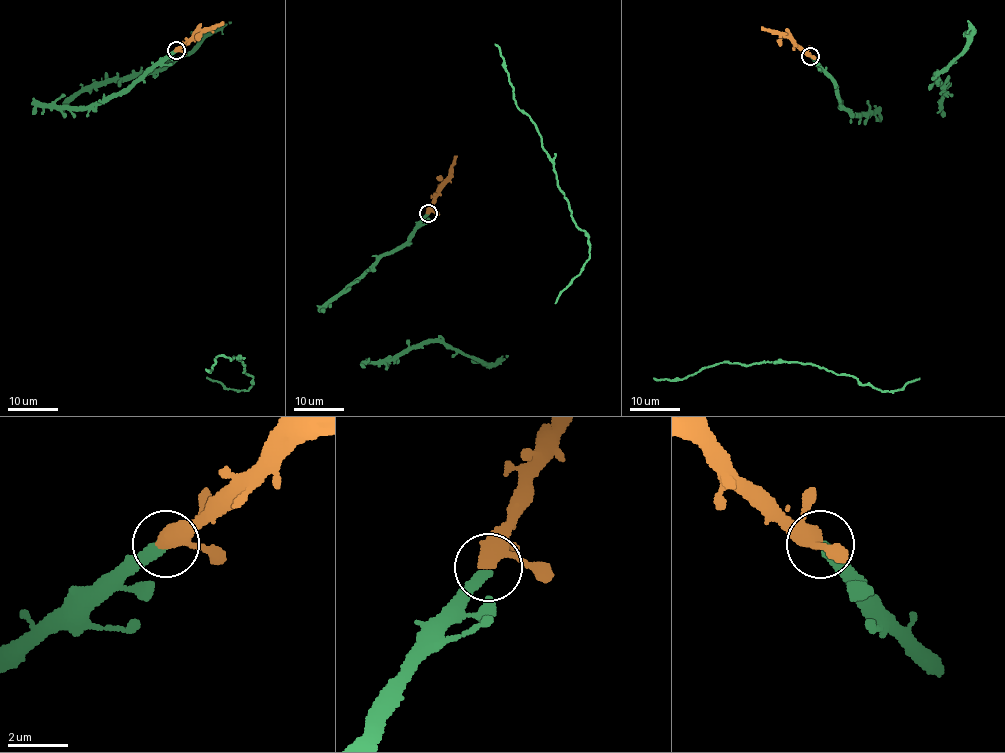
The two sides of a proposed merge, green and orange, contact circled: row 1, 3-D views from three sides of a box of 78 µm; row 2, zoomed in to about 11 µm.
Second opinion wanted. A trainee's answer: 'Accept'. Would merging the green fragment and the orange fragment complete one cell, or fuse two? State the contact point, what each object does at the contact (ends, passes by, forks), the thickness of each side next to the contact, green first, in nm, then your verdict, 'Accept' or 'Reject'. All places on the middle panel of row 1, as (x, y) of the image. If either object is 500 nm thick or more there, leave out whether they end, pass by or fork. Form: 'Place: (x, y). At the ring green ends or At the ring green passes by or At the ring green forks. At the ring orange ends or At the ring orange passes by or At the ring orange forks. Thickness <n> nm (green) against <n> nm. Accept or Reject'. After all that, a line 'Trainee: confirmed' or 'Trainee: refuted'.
Place: (428, 213). At the ring green ends. At the ring orange passes by. Thickness 360 nm (green) against 400 nm. Accept
Trainee: confirmed

